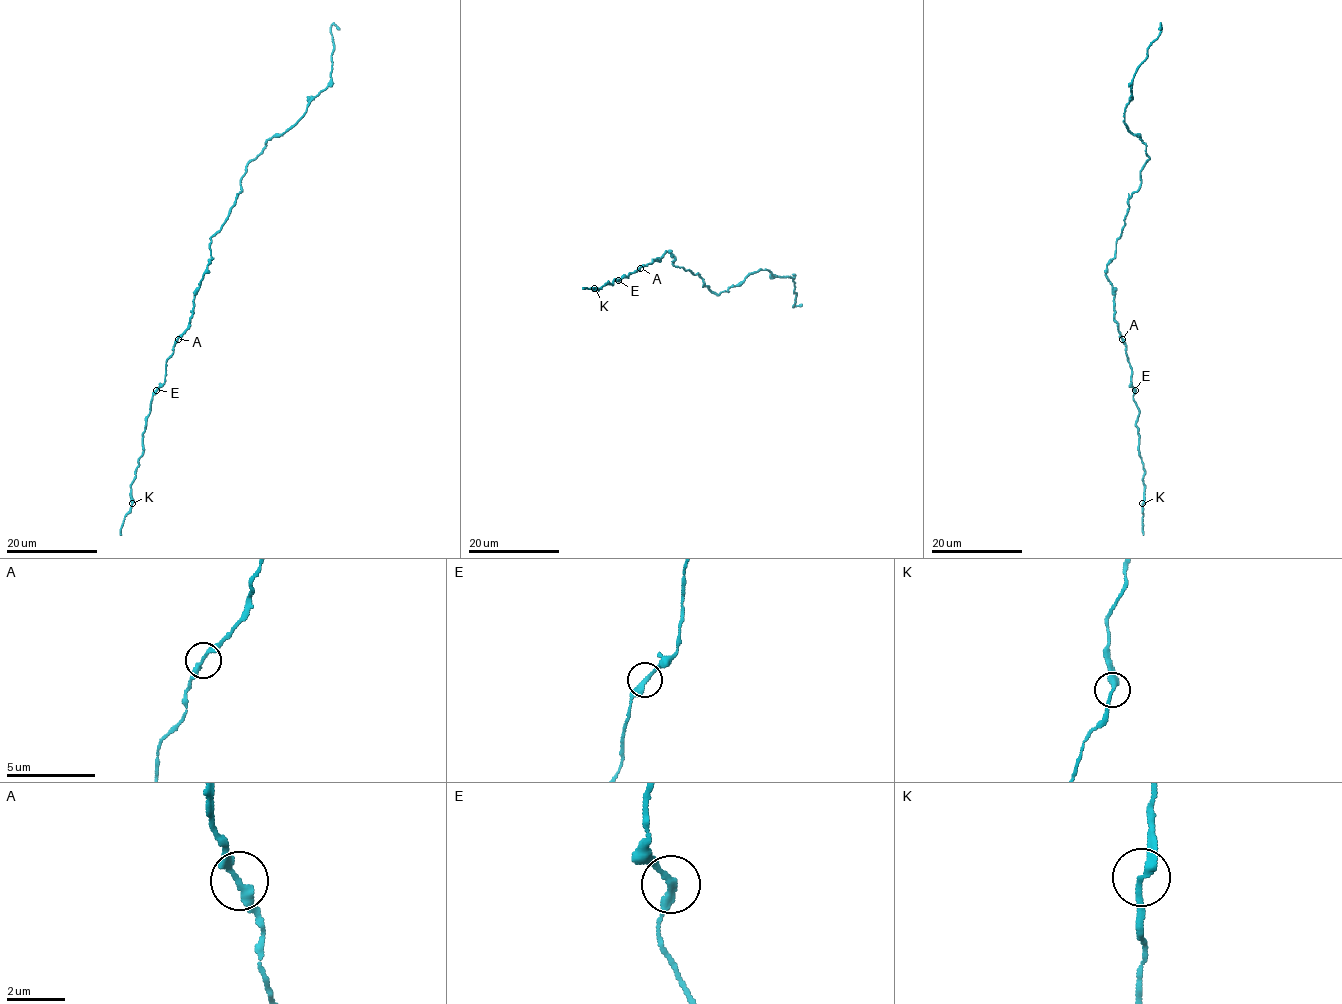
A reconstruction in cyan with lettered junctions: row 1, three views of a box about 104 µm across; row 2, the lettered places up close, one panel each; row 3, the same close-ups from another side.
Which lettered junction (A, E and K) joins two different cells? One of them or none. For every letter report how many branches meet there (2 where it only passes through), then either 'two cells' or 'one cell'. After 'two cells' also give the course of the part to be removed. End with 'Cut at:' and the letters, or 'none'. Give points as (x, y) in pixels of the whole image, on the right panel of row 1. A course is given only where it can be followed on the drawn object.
A: 2 | one cell
E: 2 | one cell
K: 2 | one cell
Cut at: none

